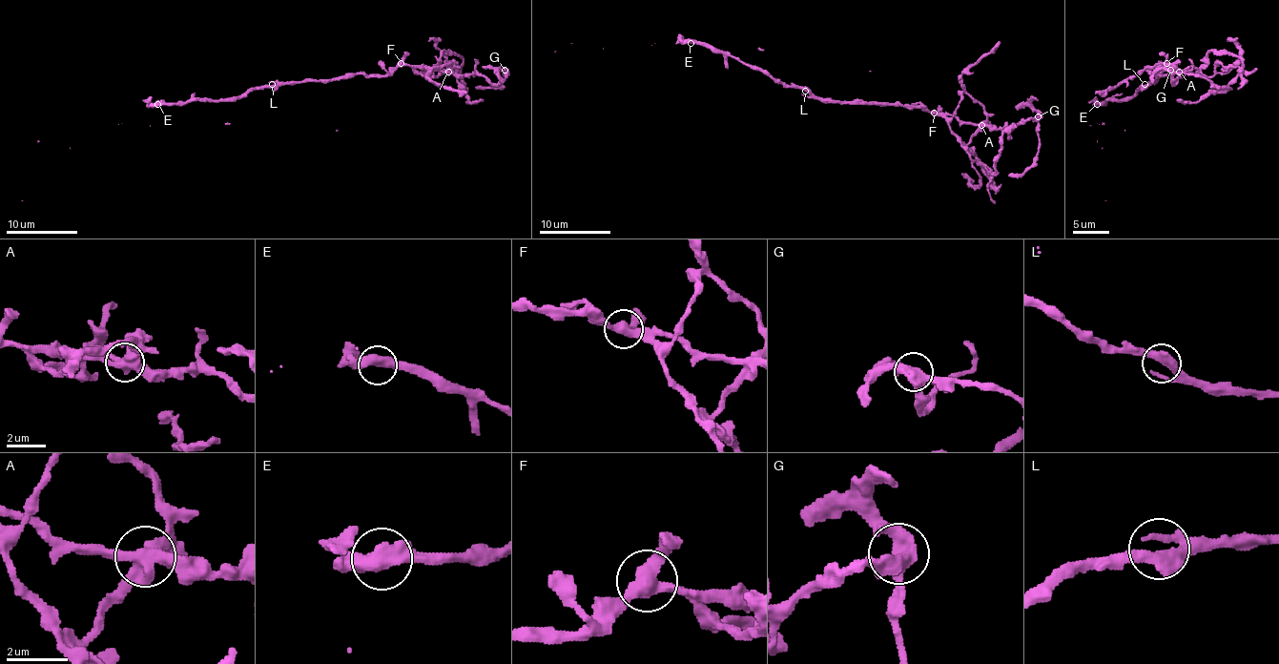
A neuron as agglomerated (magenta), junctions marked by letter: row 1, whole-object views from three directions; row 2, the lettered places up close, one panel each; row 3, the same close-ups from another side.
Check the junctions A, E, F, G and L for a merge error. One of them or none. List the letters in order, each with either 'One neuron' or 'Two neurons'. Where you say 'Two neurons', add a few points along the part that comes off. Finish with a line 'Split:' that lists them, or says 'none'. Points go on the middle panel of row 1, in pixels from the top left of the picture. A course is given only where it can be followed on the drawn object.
A: Two neurons. Course of the part to remove: (980, 125), (968, 145), (995, 188), (990, 182), (1002, 135), (1017, 125)
E: One neuron
F: One neuron
G: One neuron
L: One neuron
Split: A

